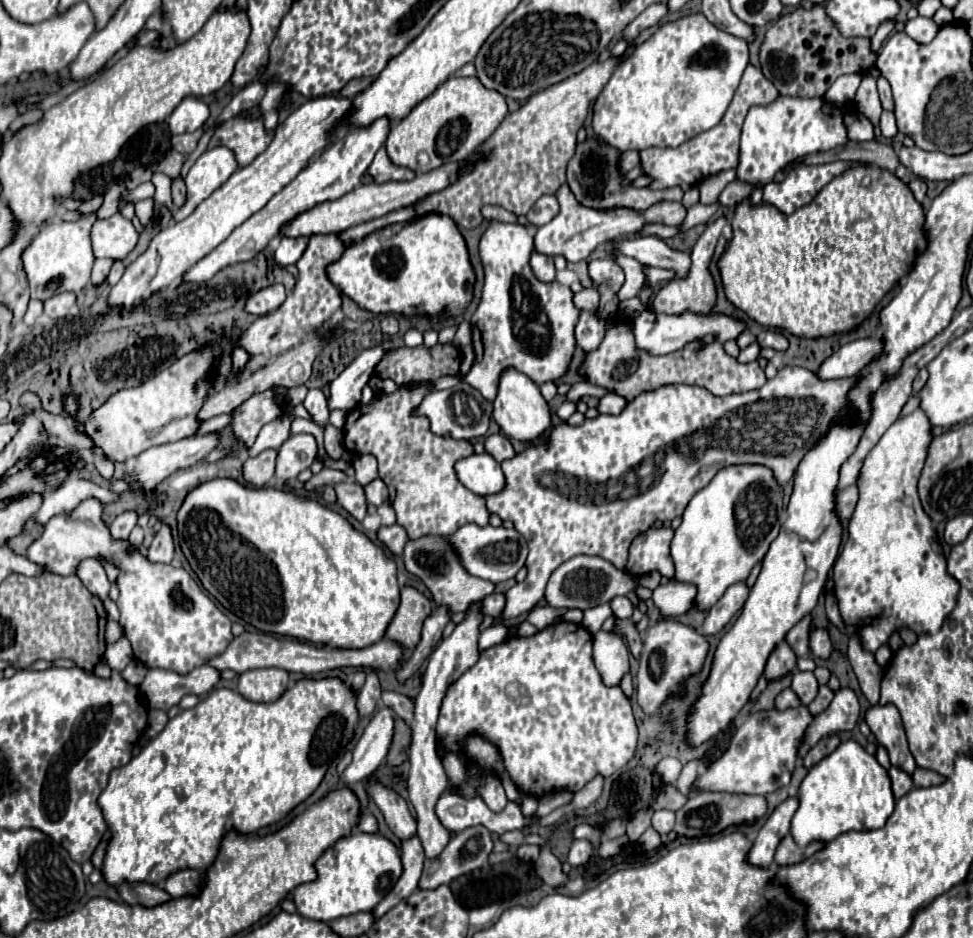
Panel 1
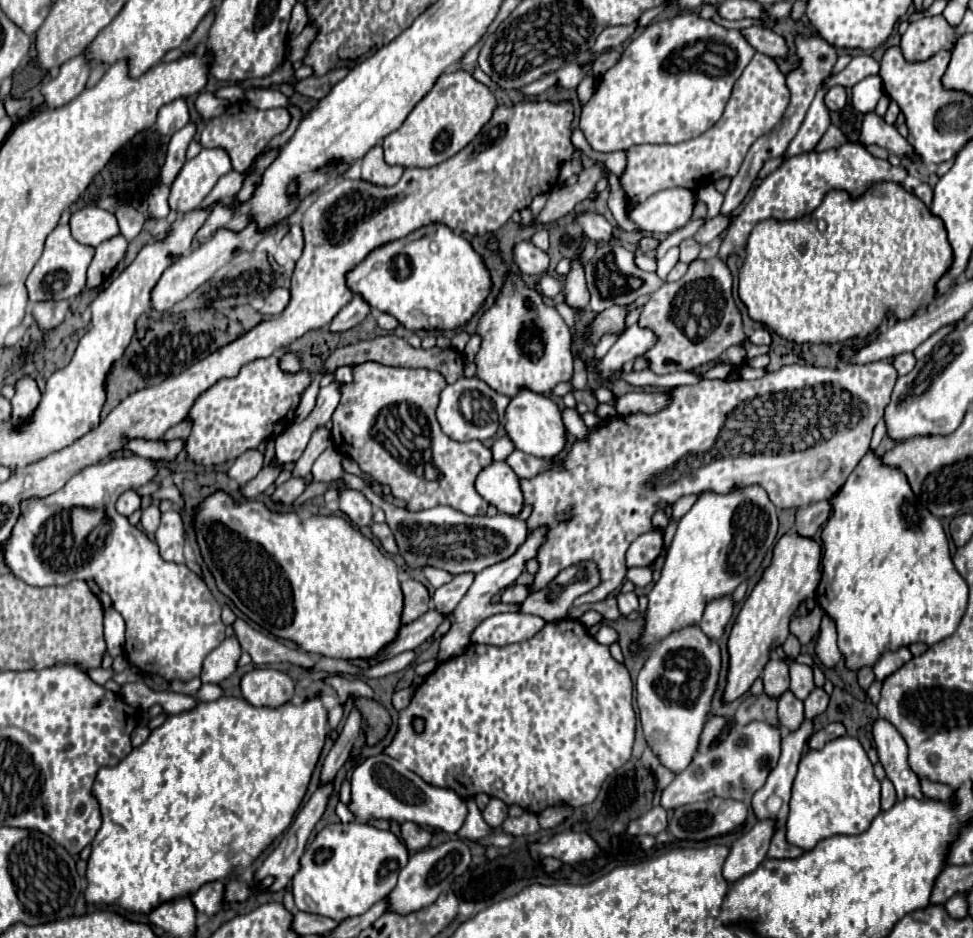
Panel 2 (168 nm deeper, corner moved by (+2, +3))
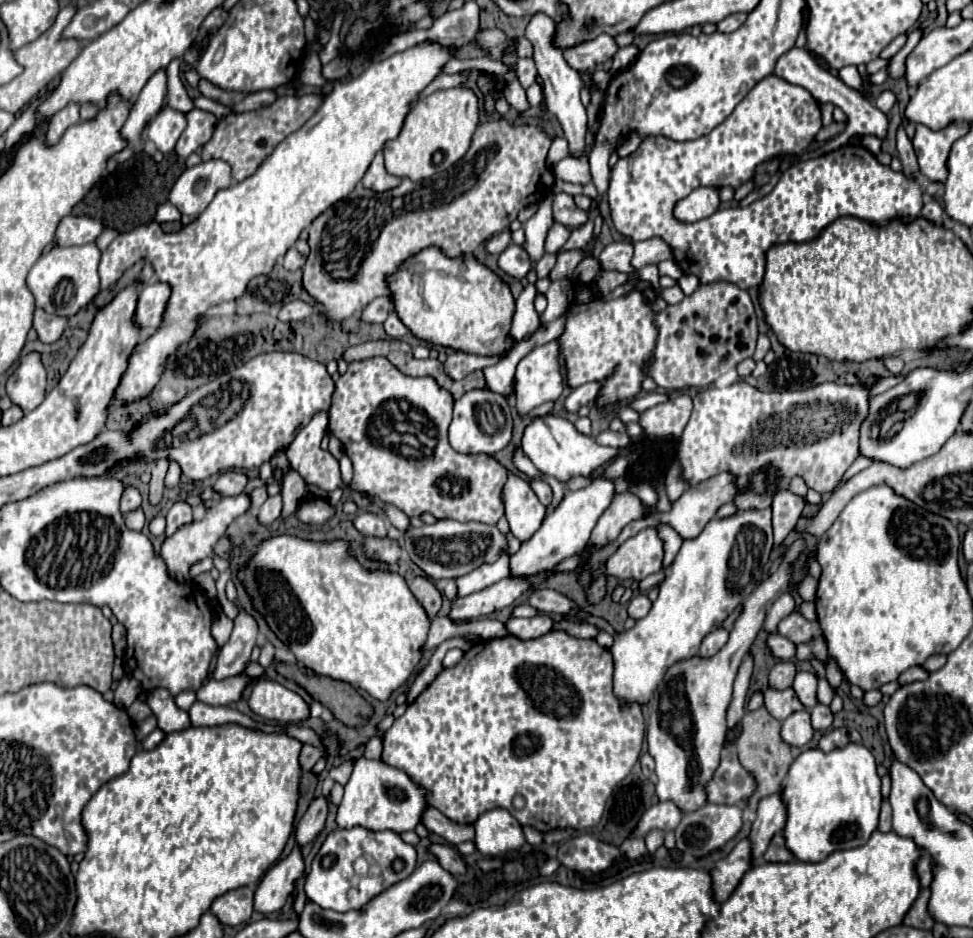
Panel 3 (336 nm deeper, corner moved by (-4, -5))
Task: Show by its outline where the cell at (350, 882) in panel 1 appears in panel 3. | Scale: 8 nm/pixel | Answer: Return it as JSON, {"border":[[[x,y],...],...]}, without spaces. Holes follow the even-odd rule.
{"border":[[[365,827],[335,829],[327,835],[311,863],[305,879],[305,895],[311,903],[323,909],[347,913],[361,909],[375,895],[411,875],[415,865],[415,847],[401,841],[401,837],[393,831],[369,831]]]}

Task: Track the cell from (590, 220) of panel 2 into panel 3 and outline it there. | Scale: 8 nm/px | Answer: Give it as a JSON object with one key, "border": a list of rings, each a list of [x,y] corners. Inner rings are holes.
{"border":[[[555,193],[553,199],[553,219],[565,227],[577,229],[589,221],[589,213],[575,207],[573,197],[567,193]]]}

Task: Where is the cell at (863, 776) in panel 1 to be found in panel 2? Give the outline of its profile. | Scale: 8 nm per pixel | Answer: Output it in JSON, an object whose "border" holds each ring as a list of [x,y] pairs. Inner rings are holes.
{"border":[[[843,735],[843,737],[829,741],[821,751],[809,749],[801,757],[799,773],[793,781],[793,791],[791,791],[791,801],[789,801],[789,817],[787,817],[787,825],[785,825],[787,841],[809,851],[821,839],[827,839],[833,835],[859,835],[859,833],[867,831],[871,821],[879,815],[879,797],[881,797],[881,787],[873,775],[873,765],[857,739]]]}

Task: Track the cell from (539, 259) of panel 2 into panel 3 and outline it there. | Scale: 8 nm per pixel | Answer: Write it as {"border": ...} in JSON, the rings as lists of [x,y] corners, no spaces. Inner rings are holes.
{"border":[[[509,245],[509,247],[499,255],[499,267],[501,267],[507,275],[511,275],[511,277],[515,277],[515,279],[525,279],[527,273],[535,269],[535,263],[531,261],[529,253],[527,253],[523,247],[519,247],[519,245]]]}

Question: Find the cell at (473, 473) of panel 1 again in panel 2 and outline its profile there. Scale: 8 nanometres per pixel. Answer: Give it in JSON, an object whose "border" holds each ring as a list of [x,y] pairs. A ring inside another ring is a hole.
{"border":[[[493,461],[489,467],[485,467],[475,481],[475,489],[491,505],[495,505],[499,513],[513,517],[523,509],[519,477],[505,461]]]}

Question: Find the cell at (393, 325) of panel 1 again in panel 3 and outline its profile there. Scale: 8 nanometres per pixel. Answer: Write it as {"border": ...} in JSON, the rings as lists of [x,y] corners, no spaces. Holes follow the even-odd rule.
{"border":[[[391,311],[391,315],[389,315],[387,321],[383,323],[383,327],[385,327],[385,333],[387,333],[389,337],[393,337],[393,339],[401,339],[401,337],[407,333],[407,327],[399,321],[399,317],[397,317],[395,311]]]}

